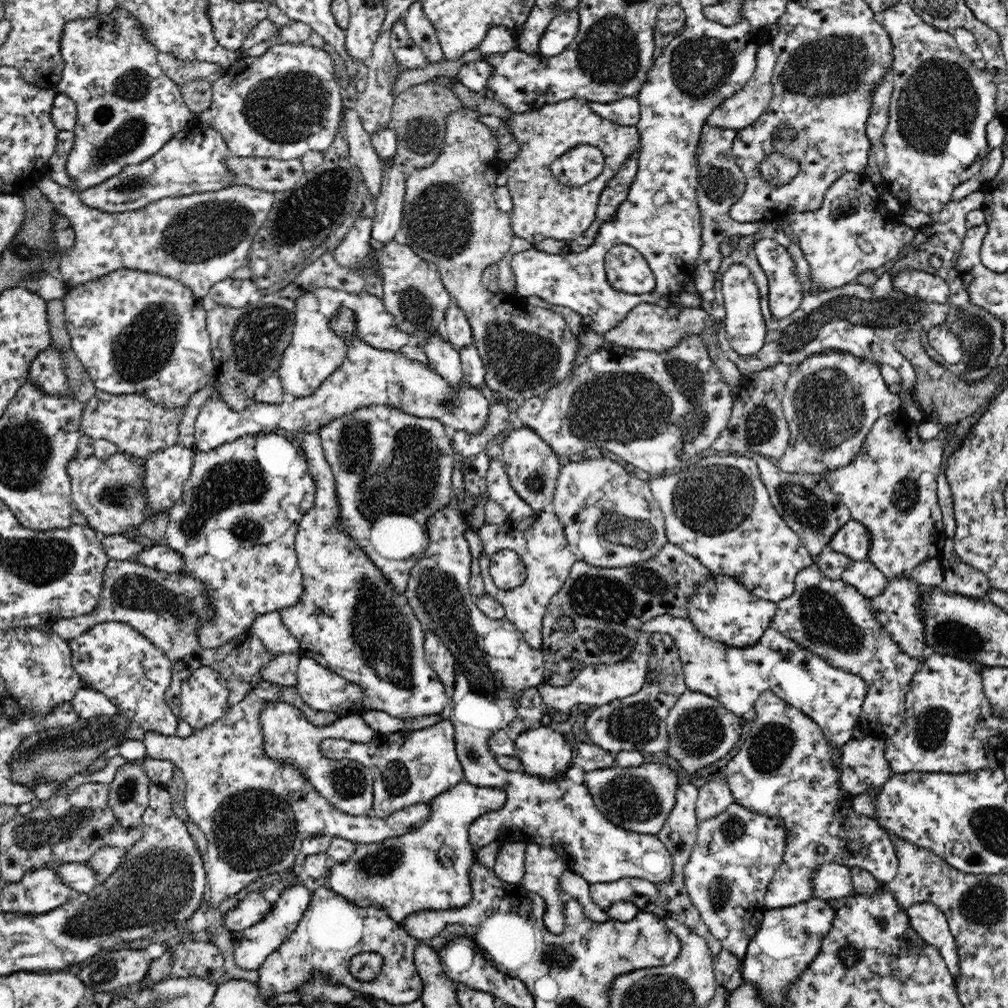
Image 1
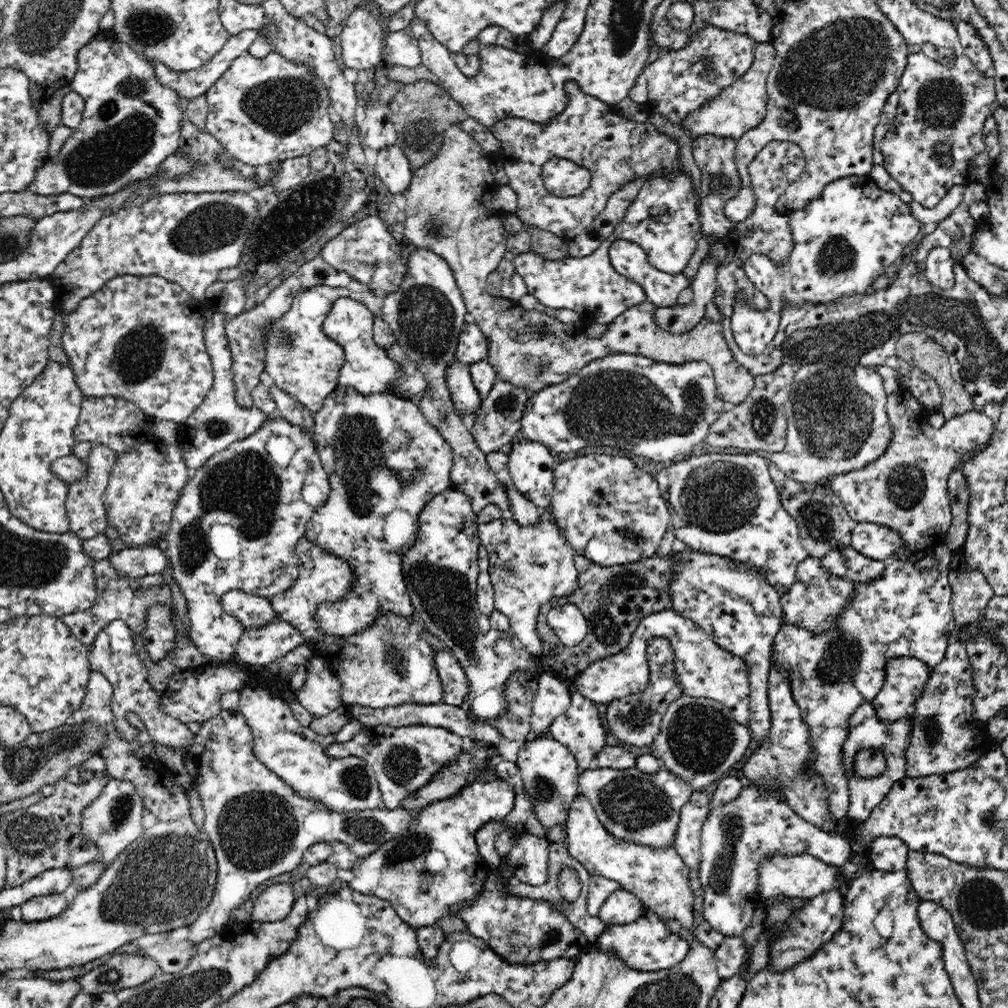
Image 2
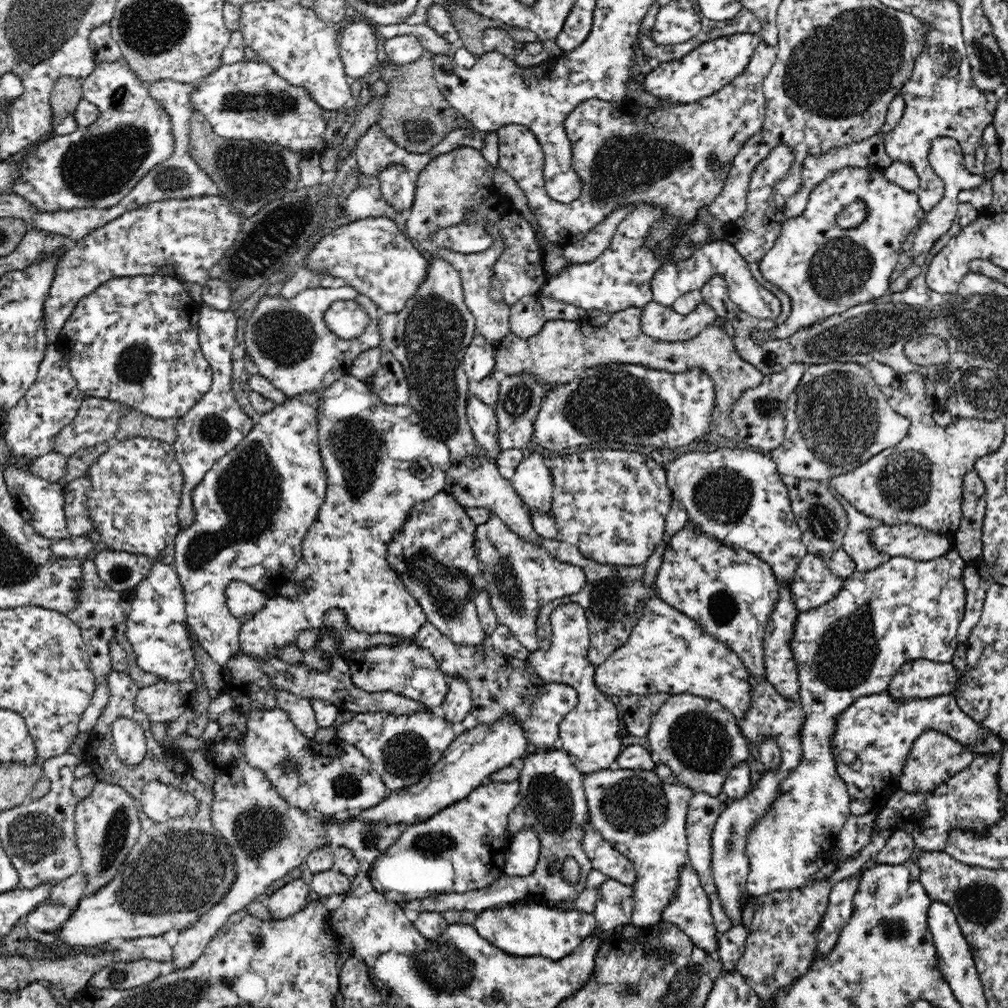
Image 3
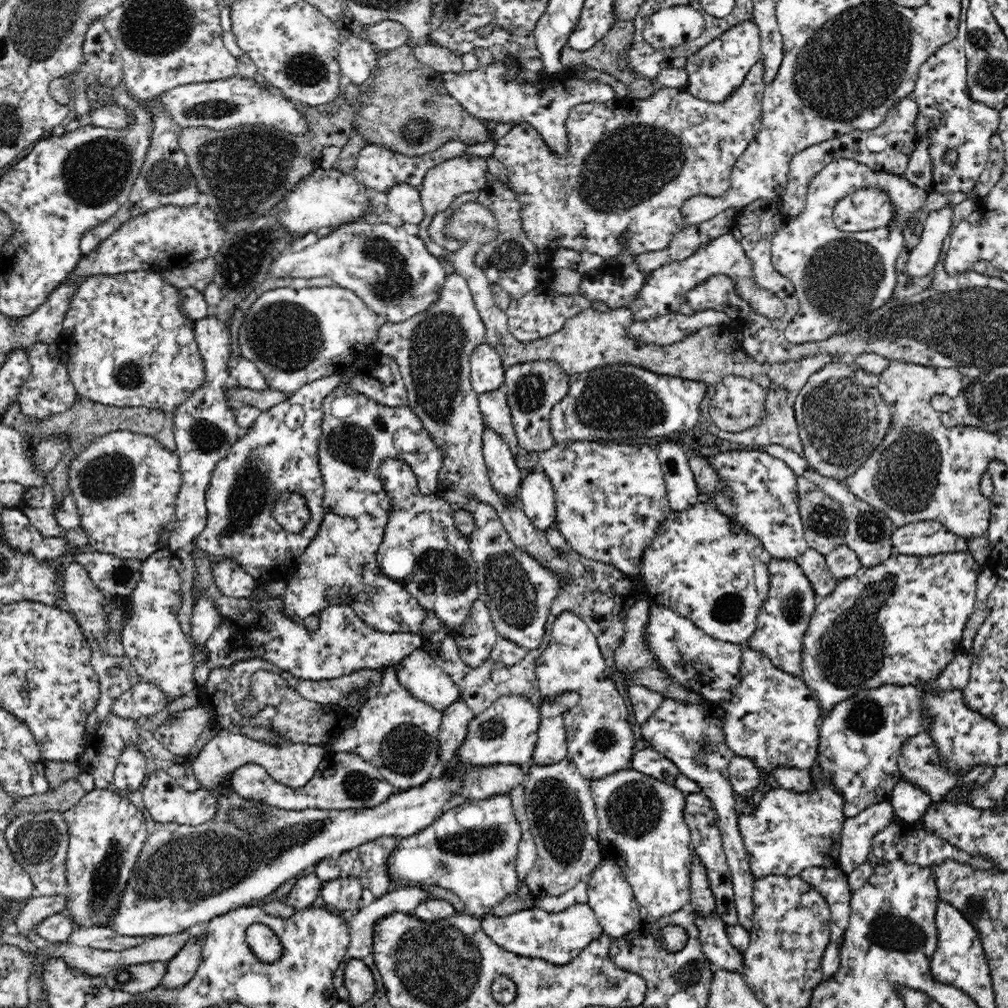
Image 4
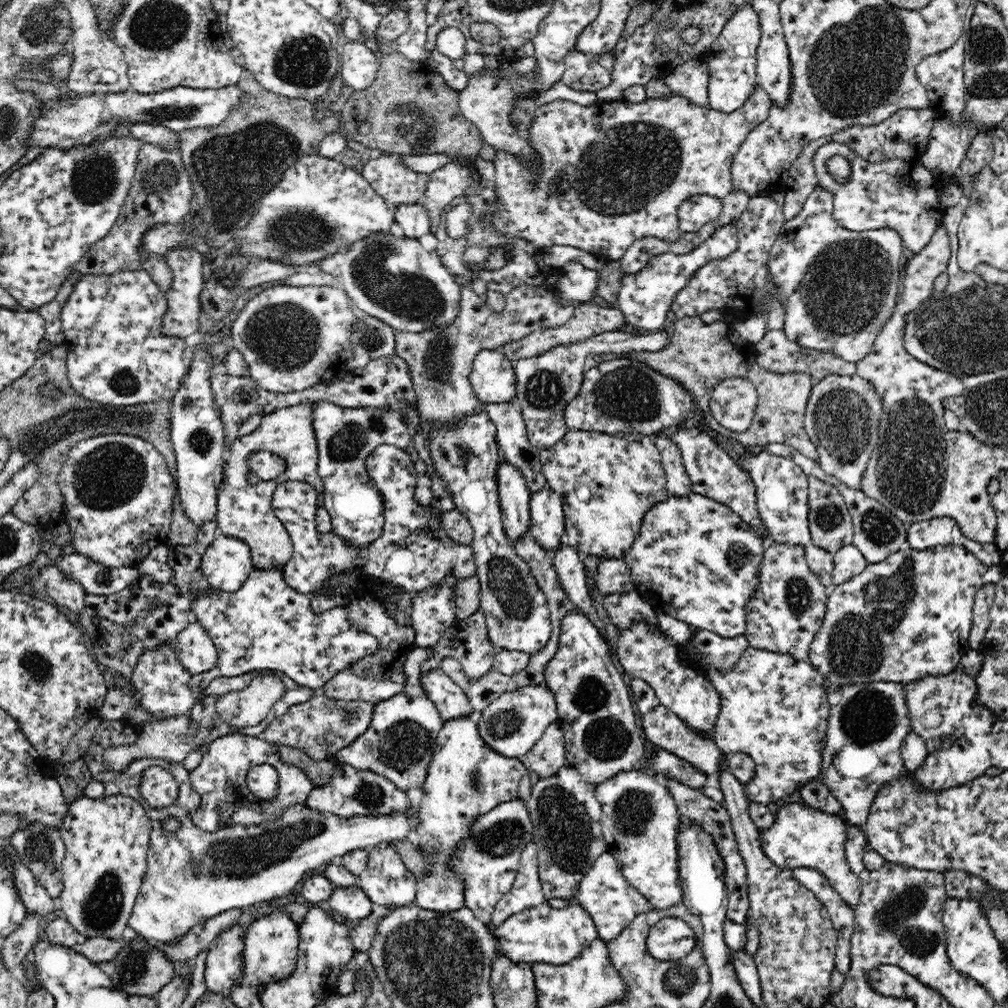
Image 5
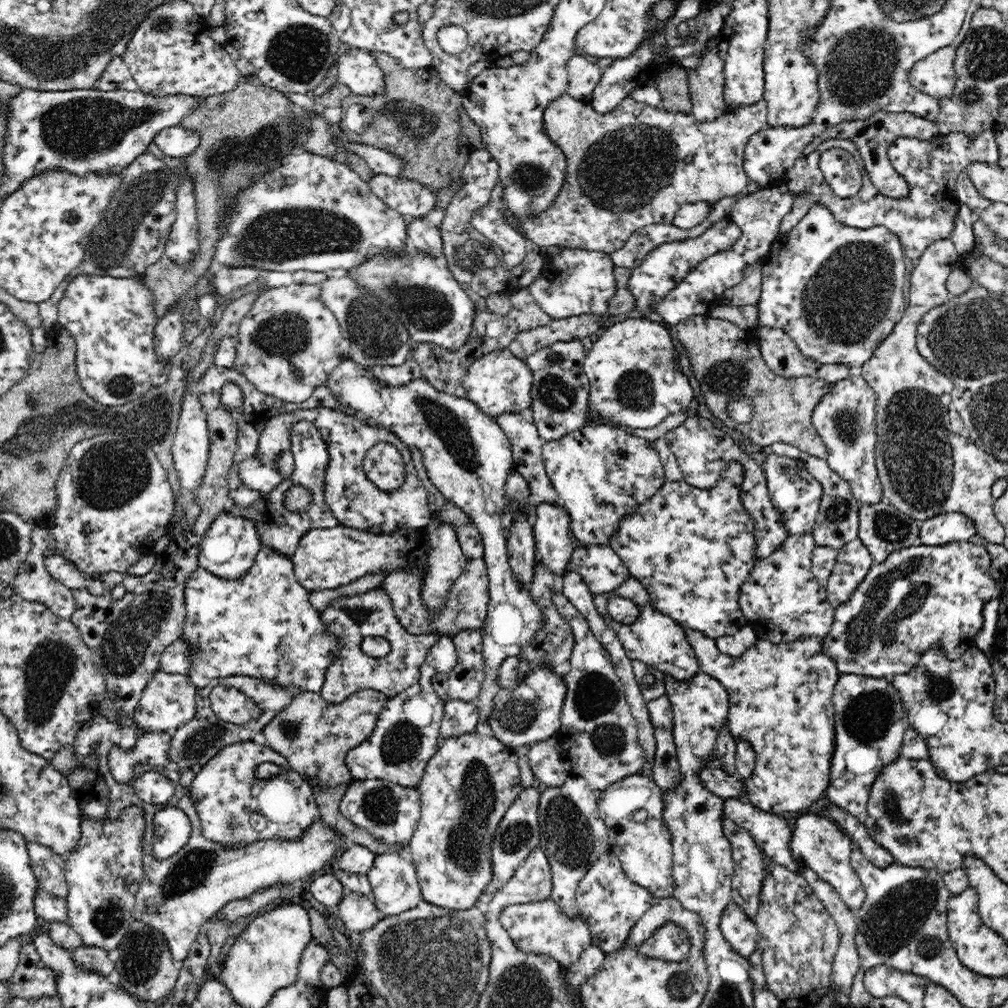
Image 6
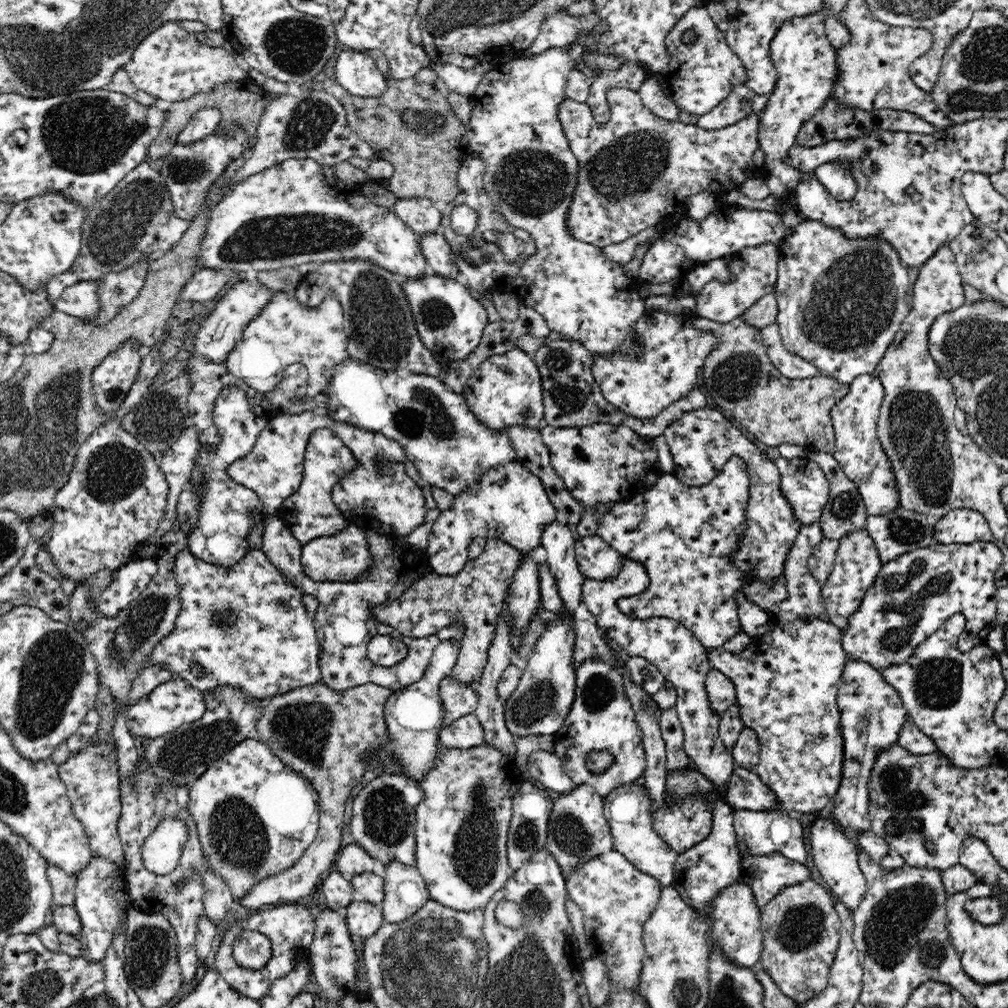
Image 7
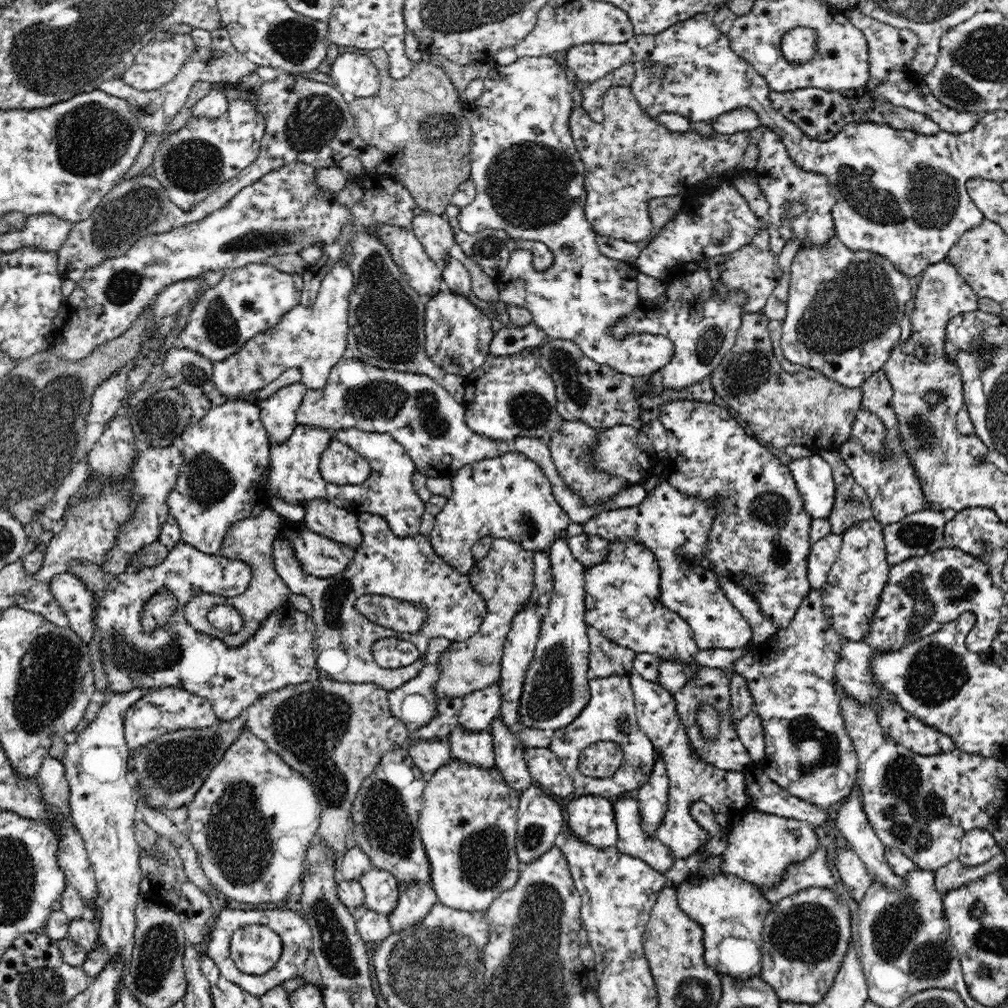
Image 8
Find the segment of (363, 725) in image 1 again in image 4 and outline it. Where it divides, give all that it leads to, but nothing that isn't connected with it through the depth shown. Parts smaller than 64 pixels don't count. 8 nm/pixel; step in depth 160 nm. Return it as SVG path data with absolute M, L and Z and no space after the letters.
M328 752L316 774L304 788L289 788L276 780L263 766L248 763L237 768L231 776L232 790L242 799L257 800L266 805L283 810L302 811L307 809L321 809L326 811L346 811L348 809L364 810L374 808L394 795L393 785L390 785L382 773L360 758L360 755L346 752Z

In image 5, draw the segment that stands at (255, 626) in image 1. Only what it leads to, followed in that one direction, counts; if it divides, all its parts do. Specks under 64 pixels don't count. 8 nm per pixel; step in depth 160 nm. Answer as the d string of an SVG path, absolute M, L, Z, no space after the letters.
M219 533L206 548L199 566L211 588L222 592L236 592L254 569L250 547L239 538Z

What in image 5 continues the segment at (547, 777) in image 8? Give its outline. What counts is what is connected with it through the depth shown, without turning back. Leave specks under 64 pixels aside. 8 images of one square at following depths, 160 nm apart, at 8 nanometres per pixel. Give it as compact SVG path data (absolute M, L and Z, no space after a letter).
M558 722L549 724L532 750L520 759L528 770L534 770L539 777L554 776L566 765L564 735Z

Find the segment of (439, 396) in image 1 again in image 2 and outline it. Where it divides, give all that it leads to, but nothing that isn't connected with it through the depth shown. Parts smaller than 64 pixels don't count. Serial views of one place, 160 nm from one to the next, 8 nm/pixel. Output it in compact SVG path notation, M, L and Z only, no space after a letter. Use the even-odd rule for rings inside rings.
M342 297L334 302L332 309L328 312L325 322L323 323L323 332L337 344L340 344L345 352L344 365L340 370L340 376L338 376L337 386L342 388L352 388L356 392L363 394L364 396L378 394L378 393L390 393L395 394L388 390L390 384L394 384L398 381L403 374L401 365L398 362L394 362L389 356L386 350L378 347L374 340L374 314L360 301L350 299L348 297ZM208 304L203 316L205 317L206 350L213 365L214 381L204 402L196 408L194 414L191 414L179 425L179 436L176 443L182 449L186 467L191 473L200 468L211 456L228 449L230 444L254 435L254 432L257 432L265 420L273 416L266 415L254 405L244 408L238 404L235 399L235 384L231 370L232 357L226 339L226 329L224 329L224 324L229 316L217 313L217 310Z

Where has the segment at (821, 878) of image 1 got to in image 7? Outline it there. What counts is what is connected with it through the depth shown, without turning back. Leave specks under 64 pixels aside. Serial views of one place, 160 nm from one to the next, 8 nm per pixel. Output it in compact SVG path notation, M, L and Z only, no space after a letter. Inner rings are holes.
M973 542L970 544L940 544L930 545L929 547L919 548L910 552L905 552L898 556L897 559L890 562L883 563L881 569L878 571L877 577L874 579L872 586L868 588L865 597L862 599L858 610L853 615L849 616L848 624L845 629L842 629L842 646L845 649L847 658L849 660L861 660L871 664L874 668L882 671L884 668L902 664L912 656L915 648L921 642L924 642L933 632L936 632L945 622L954 614L963 614L966 619L964 630L959 634L957 640L957 649L962 652L970 652L978 644L985 644L988 633L994 628L997 623L997 590L998 586L995 585L995 572L1001 567L1004 559L1003 552L994 543L989 542ZM814 820L810 829L810 858L814 868L820 872L822 880L828 884L828 889L838 900L840 900L850 911L856 910L864 900L867 892L867 880L858 866L858 854L860 849L850 838L846 837L845 831L840 831L828 820Z

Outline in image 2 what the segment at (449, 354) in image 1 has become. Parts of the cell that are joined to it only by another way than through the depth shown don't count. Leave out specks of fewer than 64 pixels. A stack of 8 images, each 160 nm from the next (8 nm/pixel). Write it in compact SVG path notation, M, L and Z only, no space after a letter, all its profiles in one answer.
M458 359L450 362L450 366L446 368L446 386L454 409L471 424L482 398L472 381L469 368Z

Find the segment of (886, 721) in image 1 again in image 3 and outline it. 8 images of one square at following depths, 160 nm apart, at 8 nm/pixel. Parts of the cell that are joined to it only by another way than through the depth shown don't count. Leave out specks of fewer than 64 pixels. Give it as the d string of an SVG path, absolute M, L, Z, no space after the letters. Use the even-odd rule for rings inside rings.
M808 553L798 568L795 570L795 578L791 583L791 597L798 612L808 612L822 604L830 602L842 590L843 579L836 576L827 566L823 557ZM916 659L904 663L893 676L887 693L895 700L916 700L952 694L961 672L951 663Z

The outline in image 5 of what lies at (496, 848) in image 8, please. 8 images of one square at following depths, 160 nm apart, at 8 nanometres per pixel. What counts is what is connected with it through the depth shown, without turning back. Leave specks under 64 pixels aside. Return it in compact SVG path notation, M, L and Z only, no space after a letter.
M458 717L444 722L437 738L437 746L434 749L432 760L426 770L426 779L422 784L422 801L418 810L419 822L416 832L420 839L420 849L427 860L428 872L417 880L416 904L420 908L433 910L434 912L455 912L465 906L465 886L457 877L457 872L449 868L449 862L456 854L456 848L466 840L470 826L478 820L478 816L487 814L498 807L500 803L518 799L518 788L522 776L527 774L527 768L521 759L506 758L485 745L476 722L470 717Z

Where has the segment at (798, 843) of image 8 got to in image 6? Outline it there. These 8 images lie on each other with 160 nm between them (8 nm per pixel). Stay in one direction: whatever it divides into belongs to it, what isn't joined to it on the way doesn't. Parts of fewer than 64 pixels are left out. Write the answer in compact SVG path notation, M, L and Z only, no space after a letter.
M735 798L724 799L724 813L749 832L766 859L776 861L794 872L801 868L792 857L792 829L782 815L763 812L750 802Z

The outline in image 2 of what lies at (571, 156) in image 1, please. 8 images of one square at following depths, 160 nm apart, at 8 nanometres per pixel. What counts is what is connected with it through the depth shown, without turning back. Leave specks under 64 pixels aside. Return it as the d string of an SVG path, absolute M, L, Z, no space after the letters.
M550 158L543 164L540 181L548 194L556 197L576 197L589 186L592 173L567 158Z

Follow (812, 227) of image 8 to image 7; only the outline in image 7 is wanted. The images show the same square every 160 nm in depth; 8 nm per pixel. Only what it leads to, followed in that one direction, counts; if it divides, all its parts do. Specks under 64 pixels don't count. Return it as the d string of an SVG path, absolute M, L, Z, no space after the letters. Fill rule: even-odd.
M823 2L823 7L817 12L806 16L786 19L780 28L776 31L774 38L770 43L770 56L776 69L777 85L768 95L768 106L761 114L760 124L758 126L758 142L759 148L766 155L763 166L767 170L766 184L770 189L770 194L778 199L782 199L786 203L786 208L797 208L795 188L799 182L805 177L805 174L794 168L786 158L788 158L790 147L796 142L797 134L804 122L810 116L814 116L820 108L825 106L825 103L831 97L833 90L832 78L836 74L835 50L832 43L826 38L824 20L833 14L830 5ZM842 161L841 163L828 163L822 169L816 170L814 178L826 187L832 198L840 202L852 200L858 190L856 179L850 172L850 163Z

